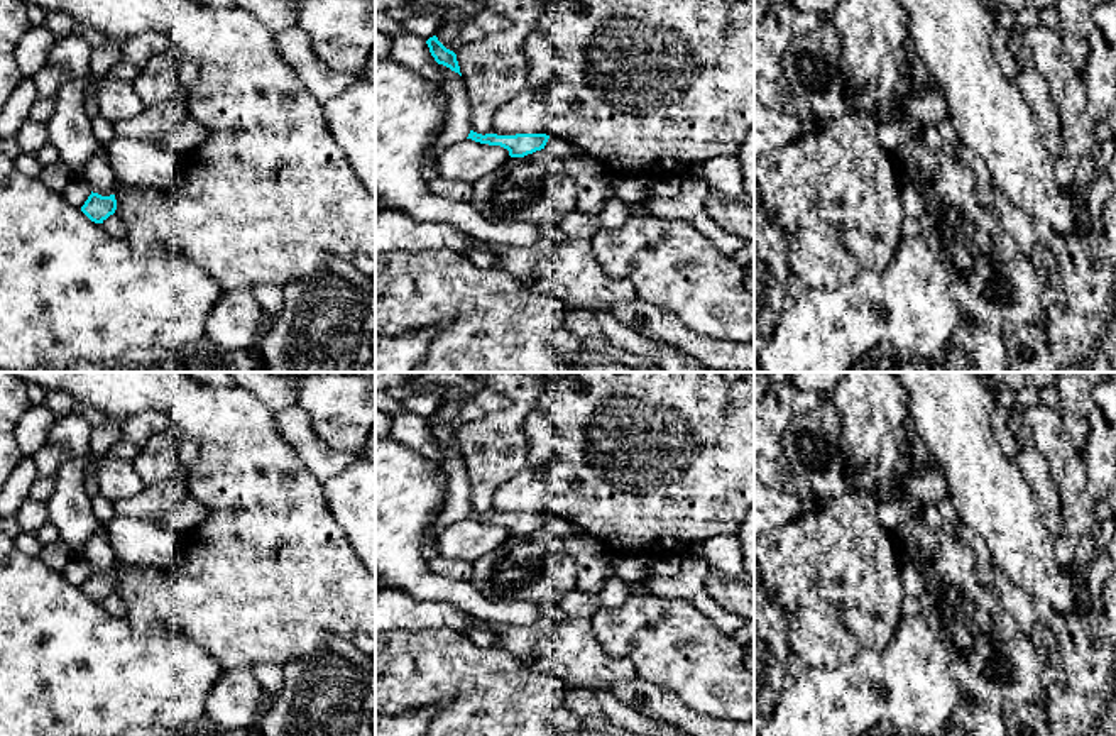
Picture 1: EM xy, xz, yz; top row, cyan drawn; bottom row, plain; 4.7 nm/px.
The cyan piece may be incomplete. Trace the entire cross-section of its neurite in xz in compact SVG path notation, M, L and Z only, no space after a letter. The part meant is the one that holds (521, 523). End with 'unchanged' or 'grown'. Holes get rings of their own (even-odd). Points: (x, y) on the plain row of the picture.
M470 509L468 516L480 523L501 525L511 536L524 536L544 528L550 535L563 541L565 550L578 567L575 587L583 592L599 594L605 582L605 568L612 563L612 553L599 541L588 538L577 525L546 513L477 513Z; grown

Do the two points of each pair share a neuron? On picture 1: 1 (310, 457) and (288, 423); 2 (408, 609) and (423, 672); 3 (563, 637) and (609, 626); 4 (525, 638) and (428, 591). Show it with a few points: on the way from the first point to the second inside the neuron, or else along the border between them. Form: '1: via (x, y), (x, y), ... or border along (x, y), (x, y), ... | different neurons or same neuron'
1: via (310, 449), (296, 432) | same neuron
2: border along (454, 630), (393, 631) | different neurons
3: border along (589, 618), (594, 637), (611, 655), (621, 659) | different neurons
4: border along (452, 606), (496, 623), (528, 625) | different neurons

